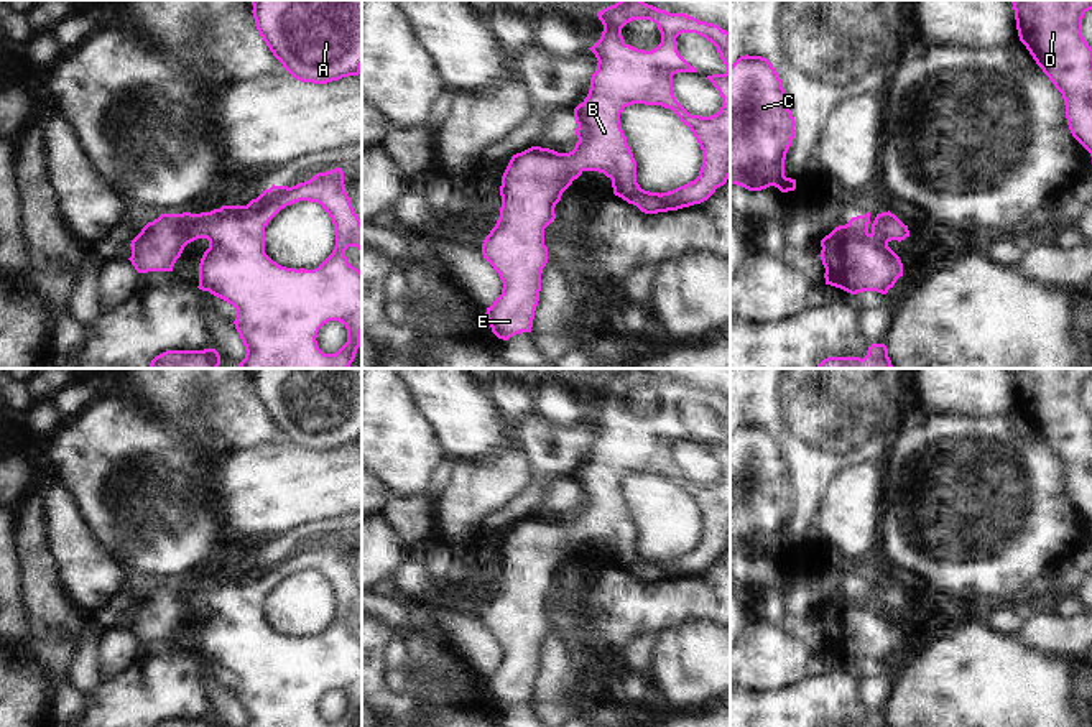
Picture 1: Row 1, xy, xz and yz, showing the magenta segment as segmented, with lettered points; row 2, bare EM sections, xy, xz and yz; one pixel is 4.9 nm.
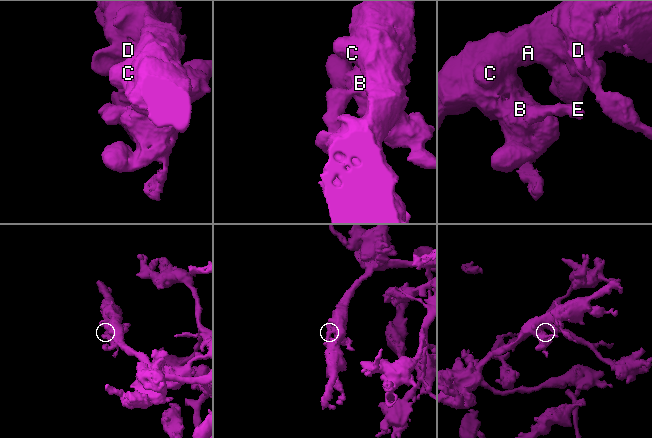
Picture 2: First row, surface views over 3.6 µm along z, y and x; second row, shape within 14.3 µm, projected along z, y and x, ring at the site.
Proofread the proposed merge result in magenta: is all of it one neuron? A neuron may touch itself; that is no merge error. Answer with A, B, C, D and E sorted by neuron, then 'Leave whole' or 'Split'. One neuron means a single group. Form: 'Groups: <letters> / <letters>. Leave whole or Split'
Groups: A B C D E. Leave whole.

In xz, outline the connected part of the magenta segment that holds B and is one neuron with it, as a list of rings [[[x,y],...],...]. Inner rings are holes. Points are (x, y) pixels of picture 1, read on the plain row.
[[[618,368],[615,373],[599,380],[597,385],[604,393],[604,400],[600,408],[589,416],[599,429],[597,439],[590,446],[587,465],[574,477],[579,510],[569,521],[531,515],[511,525],[502,544],[500,586],[482,612],[484,627],[493,635],[503,651],[502,663],[485,681],[492,701],[503,709],[521,701],[531,701],[541,660],[541,640],[548,632],[544,597],[556,587],[554,576],[561,569],[562,561],[584,539],[604,541],[612,548],[613,563],[636,574],[645,582],[701,572],[730,546],[730,400],[714,391],[699,390],[686,382],[659,378],[643,368]],[[633,388],[650,388],[658,395],[661,411],[655,418],[645,419],[625,411],[622,396]],[[681,401],[696,401],[710,410],[727,434],[725,442],[707,444],[722,465],[720,479],[710,485],[691,484],[674,465],[673,444],[678,441],[697,441],[678,419],[676,406]],[[633,472],[671,477],[689,495],[702,518],[702,535],[694,549],[661,563],[640,556],[636,551],[636,530],[620,495],[620,482]]]

